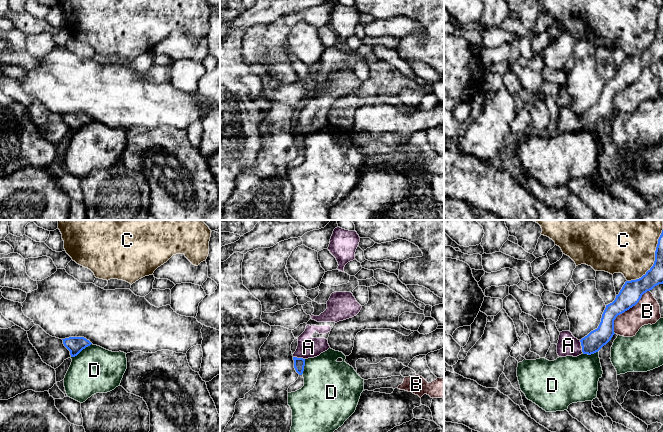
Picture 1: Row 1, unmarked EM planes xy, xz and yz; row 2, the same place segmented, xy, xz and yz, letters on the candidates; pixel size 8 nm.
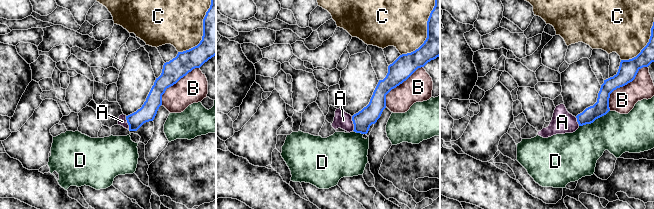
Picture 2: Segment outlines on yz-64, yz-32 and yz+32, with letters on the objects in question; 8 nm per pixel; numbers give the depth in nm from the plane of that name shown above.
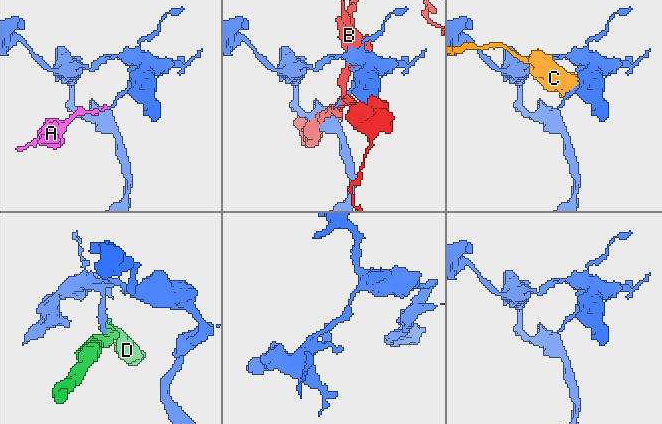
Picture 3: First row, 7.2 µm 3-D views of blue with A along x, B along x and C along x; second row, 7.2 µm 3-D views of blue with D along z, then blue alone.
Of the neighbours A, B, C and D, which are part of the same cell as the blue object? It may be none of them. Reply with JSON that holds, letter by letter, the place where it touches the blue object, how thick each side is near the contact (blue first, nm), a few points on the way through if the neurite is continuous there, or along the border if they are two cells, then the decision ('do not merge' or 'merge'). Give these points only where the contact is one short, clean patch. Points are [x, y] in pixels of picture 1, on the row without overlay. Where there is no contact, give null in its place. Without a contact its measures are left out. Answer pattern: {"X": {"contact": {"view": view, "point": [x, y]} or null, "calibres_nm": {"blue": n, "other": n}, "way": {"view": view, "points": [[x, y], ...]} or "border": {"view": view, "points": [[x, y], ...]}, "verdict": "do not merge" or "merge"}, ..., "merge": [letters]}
{"A": {"contact": {"view": "yz", "point": [582, 122]}, "calibres_nm": {"blue": 160, "other": 170}, "way": {"view": "yz", "points": [[595, 116], [589, 121], [582, 122], [568, 121]]}, "verdict": "merge"}, "B": {"contact": {"view": "yz", "point": [625, 86]}, "calibres_nm": {"blue": 170, "other": 200}, "verdict": "do not merge"}, "C": {"contact": {"view": "yz", "point": [655, 36]}, "calibres_nm": {"blue": 140, "other": 400}, "verdict": "do not merge"}, "D": {"contact": {"view": "xy", "point": [81, 126]}, "calibres_nm": {"blue": 140, "other": 360}, "border": {"view": "xy", "points": [[91, 119], [71, 133]]}, "verdict": "do not merge"}, "merge": ["A"]}

